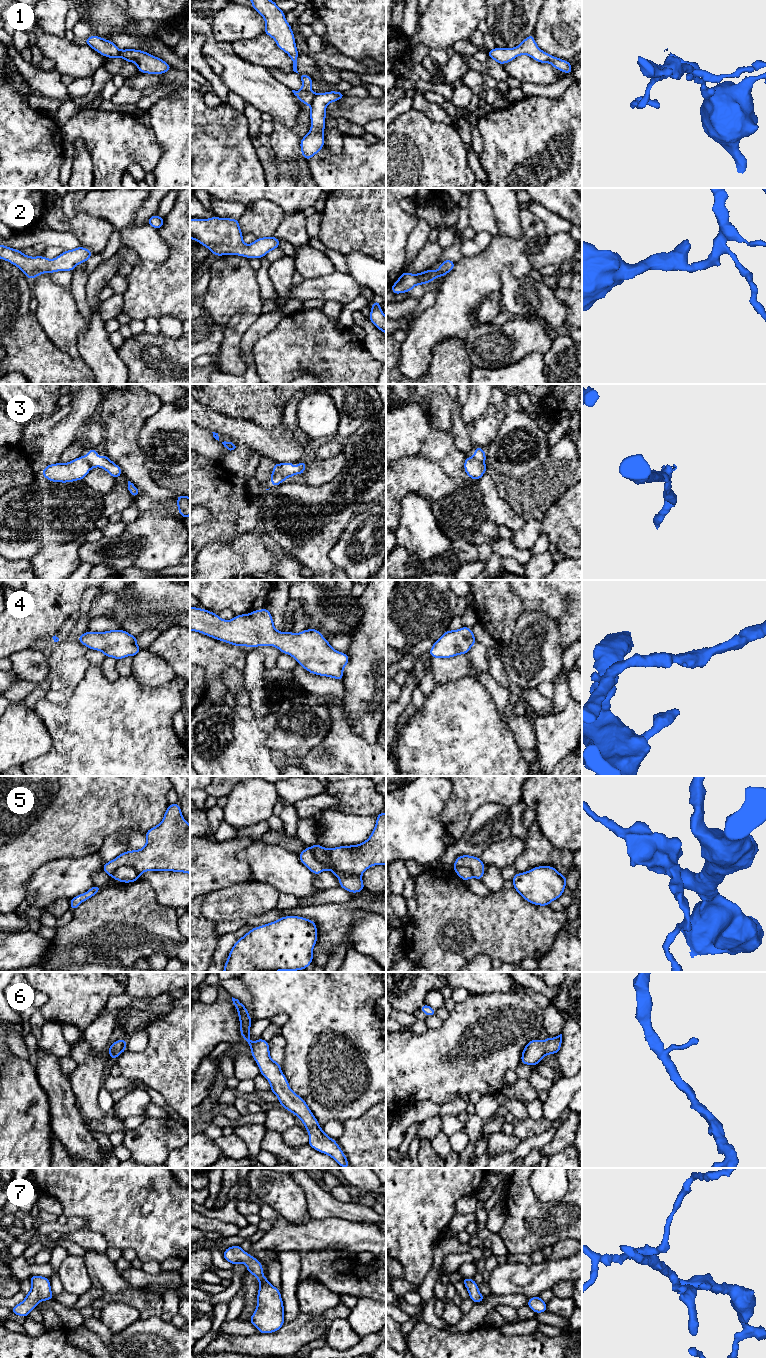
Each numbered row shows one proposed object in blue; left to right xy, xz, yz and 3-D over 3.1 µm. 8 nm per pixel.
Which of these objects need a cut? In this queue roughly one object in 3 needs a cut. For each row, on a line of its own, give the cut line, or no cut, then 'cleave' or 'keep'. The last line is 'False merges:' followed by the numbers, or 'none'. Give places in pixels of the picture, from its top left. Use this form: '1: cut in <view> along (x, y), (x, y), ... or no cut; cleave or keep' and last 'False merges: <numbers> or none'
1: cut in xz along (316, 94), (310, 105); cleave
2: no cut; keep
3: cut in xz along (281, 464), (280, 469), (272, 474); cleave
4: no cut; keep
5: cut in xz along (312, 846), (312, 852), (317, 859), (325, 863), (330, 862); cleave
6: no cut; keep
7: no cut; keep
False merges: 1, 3, 5

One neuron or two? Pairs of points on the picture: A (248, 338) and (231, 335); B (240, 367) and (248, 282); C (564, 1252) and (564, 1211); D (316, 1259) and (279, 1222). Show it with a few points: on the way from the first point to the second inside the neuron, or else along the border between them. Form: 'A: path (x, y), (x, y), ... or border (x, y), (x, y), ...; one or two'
A: border (257, 319), (243, 335), (240, 347), (242, 360); two
B: path (233, 346), (233, 334), (248, 317), (248, 303); one
C: border (571, 1238), (559, 1240), (552, 1247); two
D: border (332, 1248), (322, 1248), (320, 1250), (300, 1253); two

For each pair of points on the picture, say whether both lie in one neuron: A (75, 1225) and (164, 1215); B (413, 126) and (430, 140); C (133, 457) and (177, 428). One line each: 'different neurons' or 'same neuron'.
A: different neurons
B: same neuron
C: different neurons

